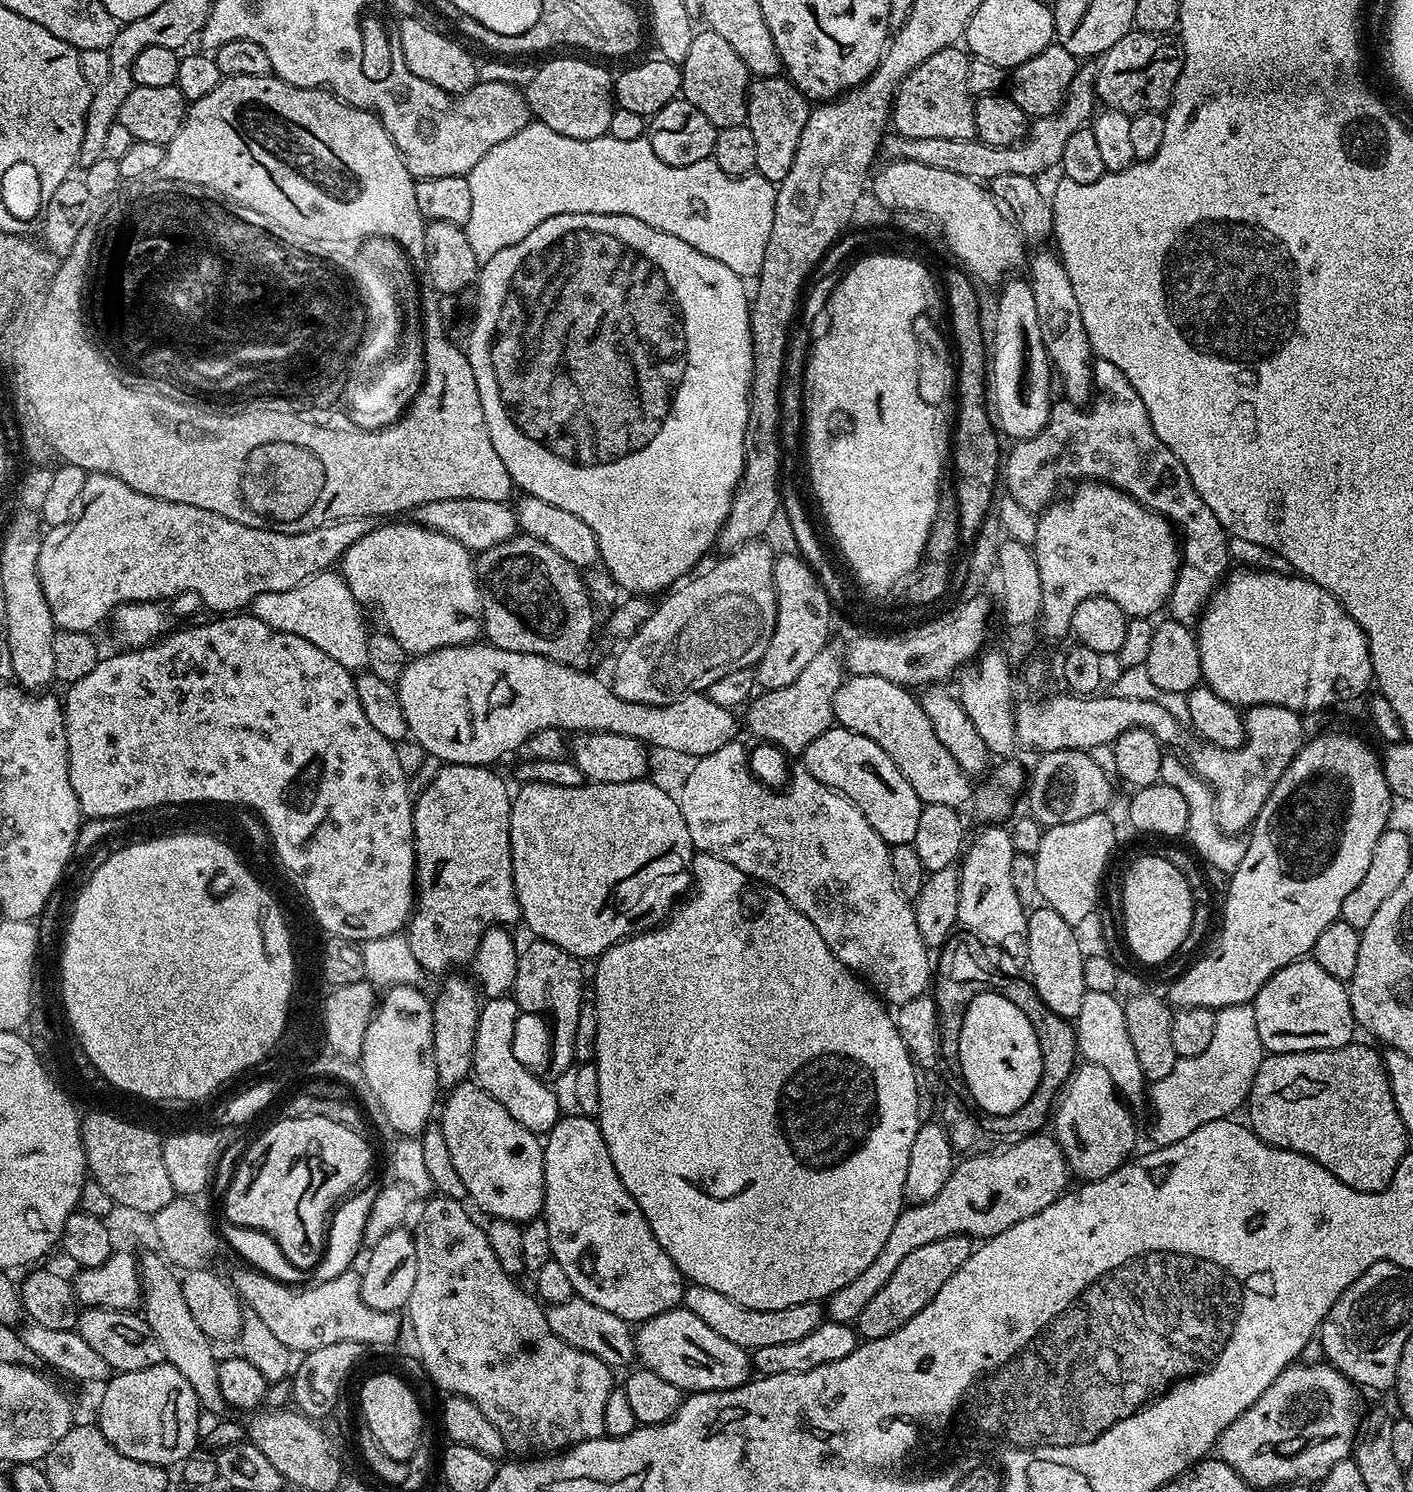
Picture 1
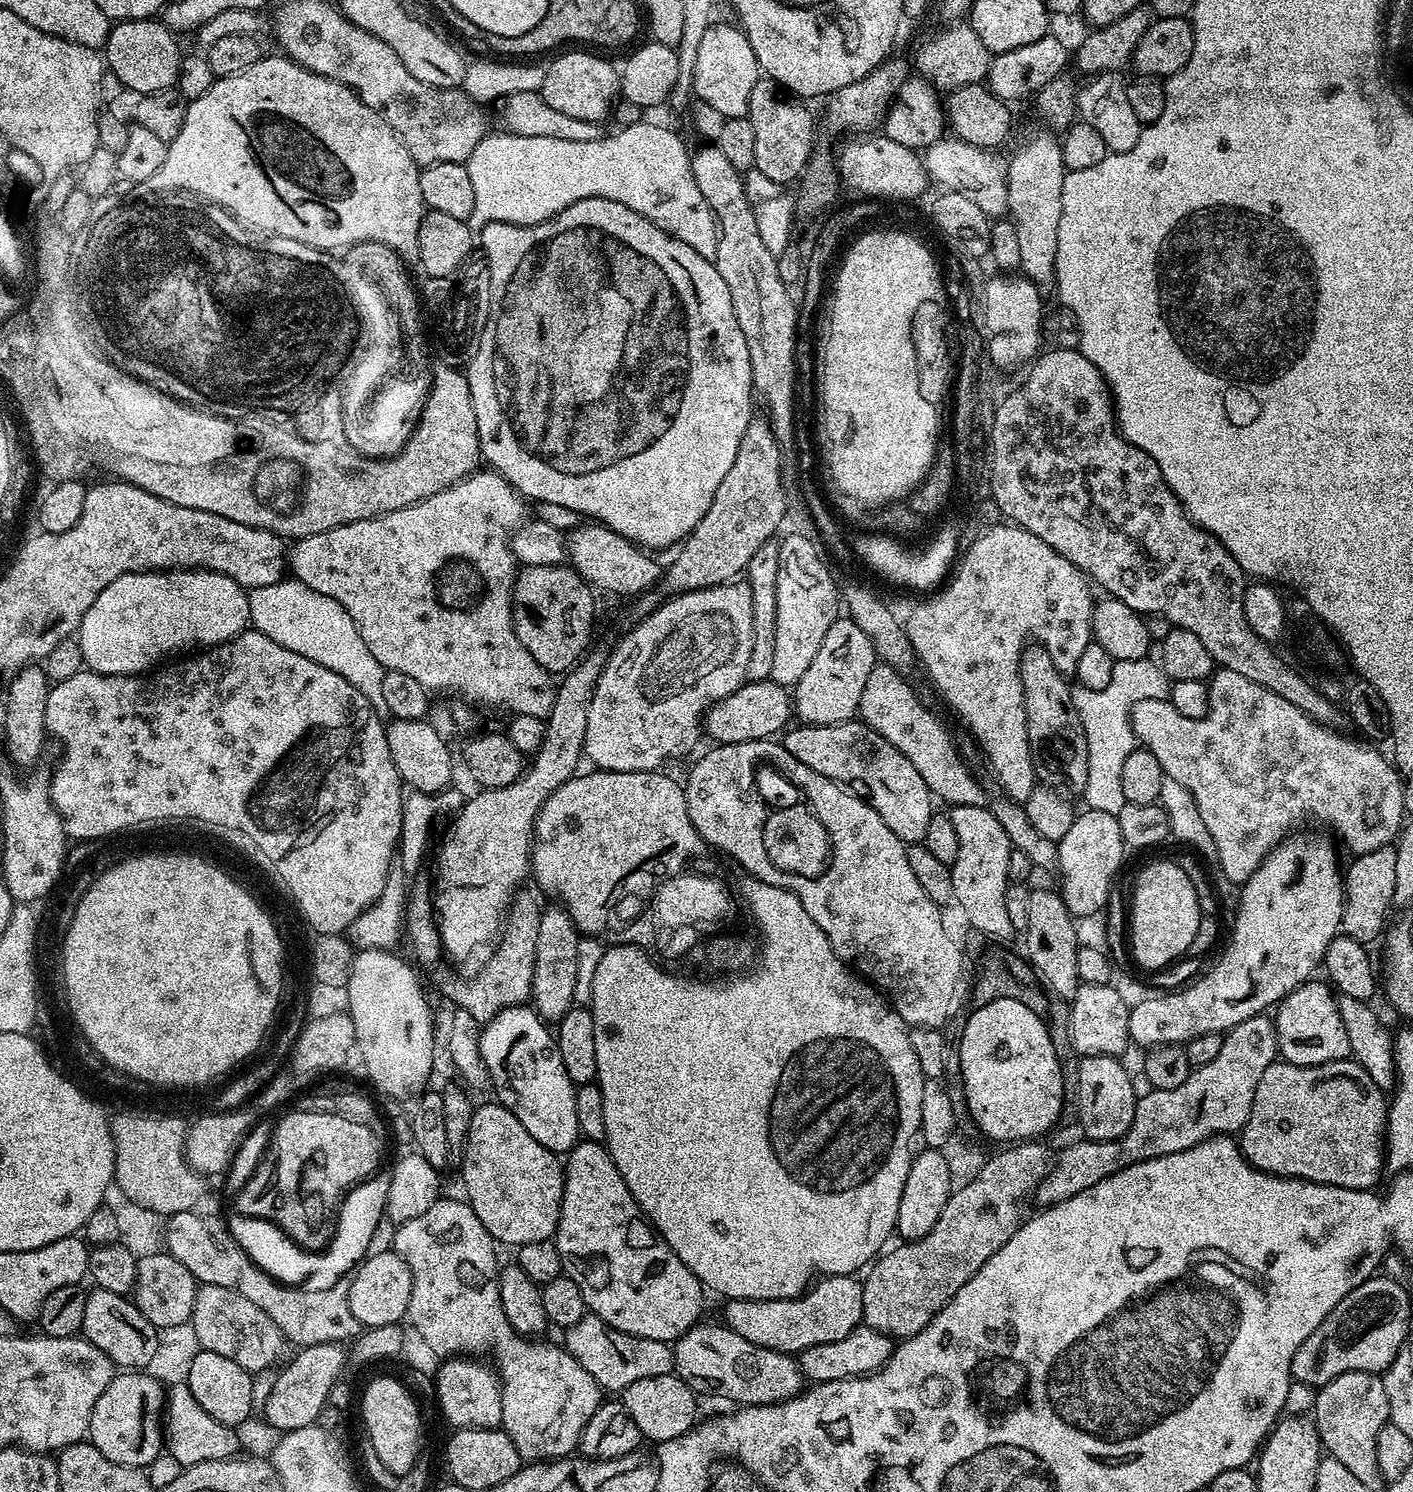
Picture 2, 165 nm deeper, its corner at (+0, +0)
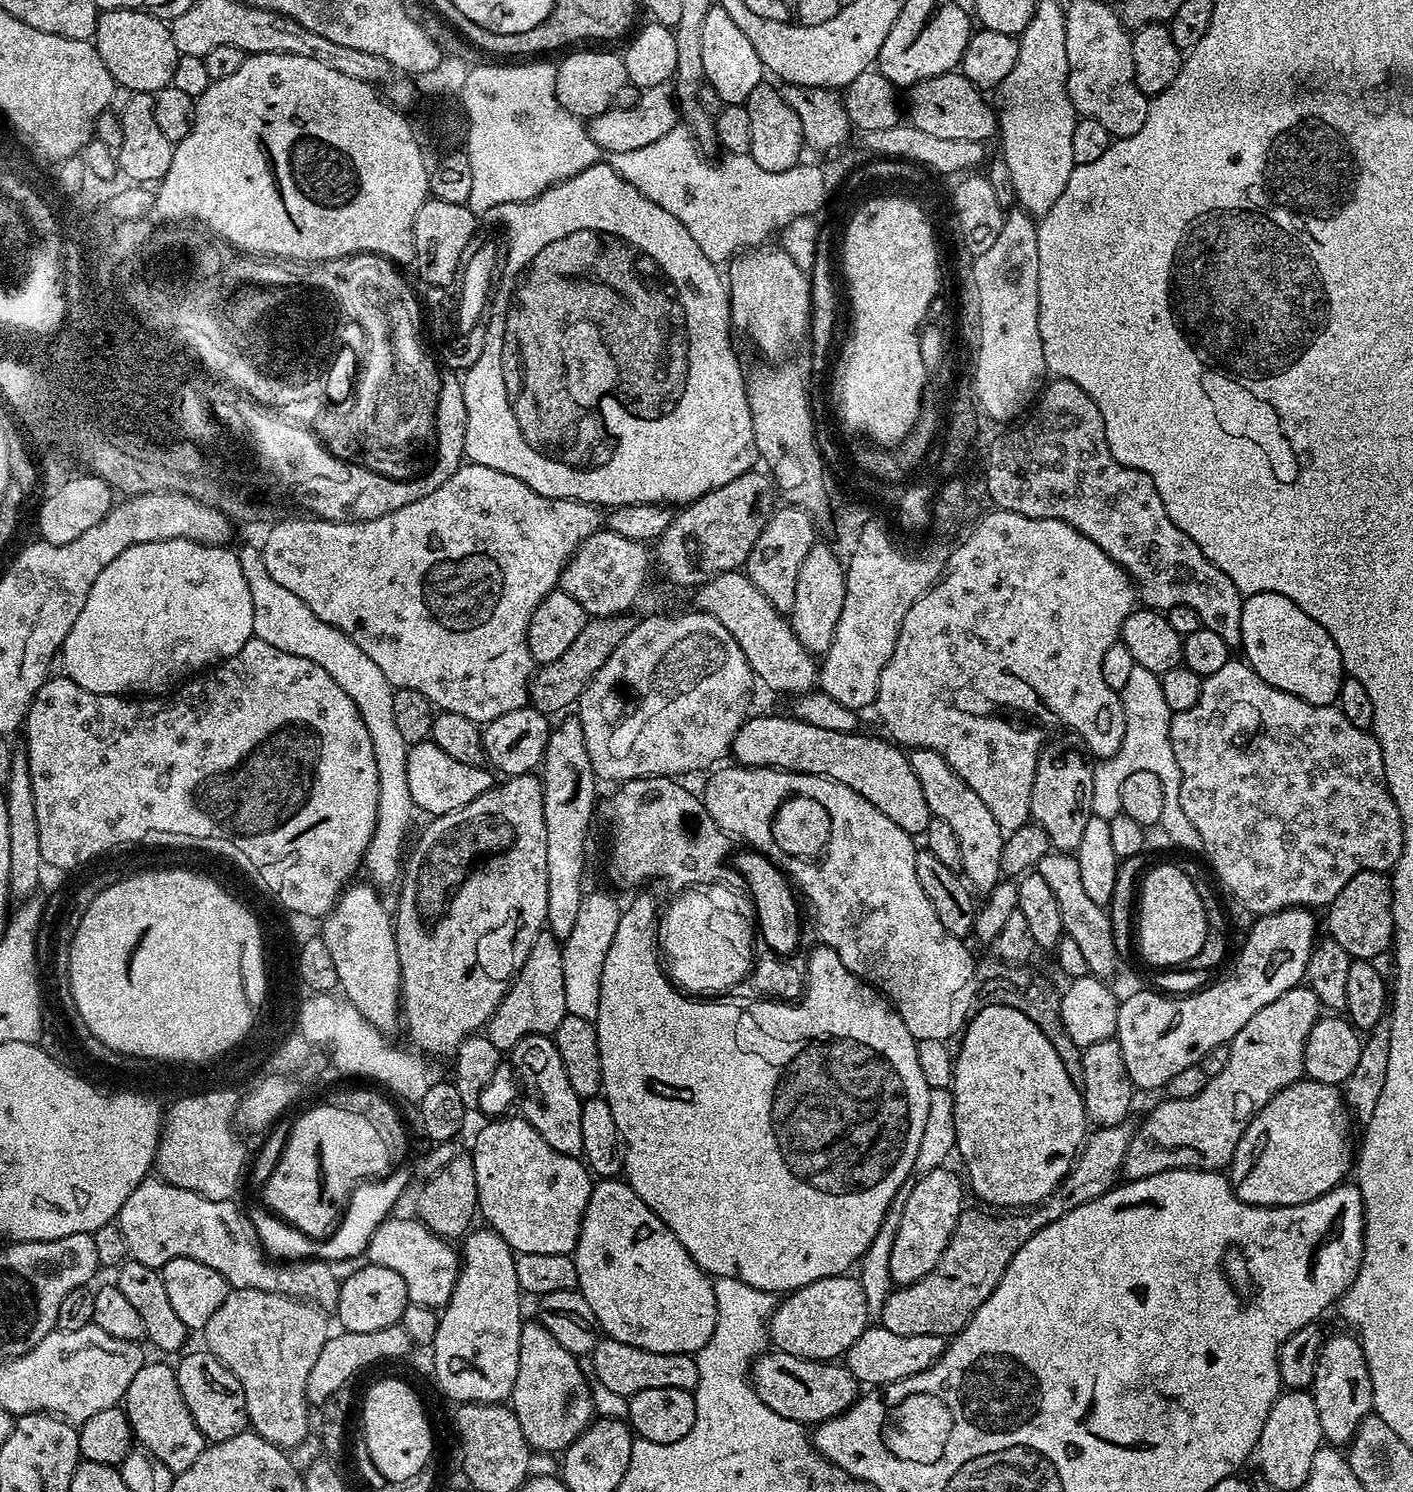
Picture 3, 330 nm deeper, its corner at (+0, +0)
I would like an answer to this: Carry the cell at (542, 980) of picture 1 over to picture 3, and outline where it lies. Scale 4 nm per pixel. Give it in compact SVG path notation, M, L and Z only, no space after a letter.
M579 719L564 720L548 733L548 745L542 765L544 785L544 817L546 818L546 928L557 940L570 938L578 906L586 891L584 885L584 851L588 848L588 827L592 824L592 810L597 809L598 781L592 770L586 738Z

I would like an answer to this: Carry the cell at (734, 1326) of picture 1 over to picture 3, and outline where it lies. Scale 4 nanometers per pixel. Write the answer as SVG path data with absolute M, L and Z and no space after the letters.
M852 1274L827 1276L821 1280L815 1280L806 1286L797 1288L794 1292L787 1293L777 1303L767 1321L768 1339L775 1351L794 1354L803 1360L835 1361L847 1354L850 1346L854 1346L854 1342L858 1342L858 1338L862 1338L864 1331L870 1327L868 1299L864 1293L864 1285L857 1277L855 1280Z

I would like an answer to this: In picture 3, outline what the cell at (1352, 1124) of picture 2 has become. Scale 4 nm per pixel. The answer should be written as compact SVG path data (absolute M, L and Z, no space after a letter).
M1307 1078L1295 1080L1290 1086L1286 1086L1278 1094L1274 1094L1274 1098L1270 1098L1270 1102L1266 1102L1266 1106L1262 1106L1262 1110L1253 1118L1250 1126L1246 1126L1246 1130L1234 1150L1230 1165L1230 1183L1234 1194L1242 1202L1253 1204L1254 1206L1266 1206L1267 1208L1298 1206L1299 1204L1310 1202L1322 1194L1326 1194L1331 1188L1336 1187L1337 1184L1347 1177L1344 1176L1347 1172L1349 1175L1350 1169L1354 1164L1354 1144L1348 1141L1348 1120L1350 1121L1350 1112L1345 1105L1344 1093L1337 1085L1323 1084L1317 1080L1309 1080Z

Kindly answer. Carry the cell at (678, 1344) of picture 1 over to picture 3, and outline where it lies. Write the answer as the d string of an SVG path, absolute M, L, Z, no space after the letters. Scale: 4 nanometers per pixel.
M775 1350L765 1351L763 1356L758 1356L752 1361L750 1379L758 1398L762 1398L762 1402L766 1402L766 1406L770 1406L770 1410L774 1410L774 1414L782 1414L782 1418L790 1418L805 1426L823 1424L824 1421L842 1414L862 1392L860 1381L854 1378L854 1374L850 1374L850 1370L843 1363L803 1360L794 1354Z

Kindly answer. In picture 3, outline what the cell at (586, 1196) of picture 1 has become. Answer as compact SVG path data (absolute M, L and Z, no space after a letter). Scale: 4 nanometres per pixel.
M600 1178L593 1183L574 1259L578 1270L576 1288L590 1302L590 1310L594 1310L594 1318L605 1337L658 1354L695 1354L710 1342L716 1325L713 1277L696 1265L694 1258L686 1254L686 1246L674 1238L670 1226L623 1179Z

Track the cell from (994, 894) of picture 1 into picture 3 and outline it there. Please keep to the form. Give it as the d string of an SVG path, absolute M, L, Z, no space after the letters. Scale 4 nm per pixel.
M913 748L907 753L907 758L914 774L918 774L922 794L926 794L926 806L930 806L933 816L942 818L942 822L950 825L958 838L965 881L977 893L988 893L1002 879L1000 863L1006 835L1004 829L998 826L998 822L994 822L994 814L990 814L986 802L982 802L982 798L978 798L978 794L966 786L964 779L948 765L942 754L929 748Z

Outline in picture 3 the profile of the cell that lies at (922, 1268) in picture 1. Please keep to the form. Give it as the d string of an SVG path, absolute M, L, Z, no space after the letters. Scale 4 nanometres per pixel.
M1128 1122L1106 1124L1089 1131L1075 1162L1072 1163L1071 1170L1066 1174L1066 1178L1041 1204L1035 1205L1031 1210L1016 1210L1011 1214L997 1214L995 1211L985 1210L980 1206L965 1207L942 1258L938 1258L938 1266L934 1266L934 1270L930 1270L930 1274L926 1274L926 1278L918 1278L918 1282L893 1287L892 1293L885 1298L882 1314L878 1317L882 1327L891 1330L894 1334L906 1334L907 1336L930 1334L945 1338L951 1338L962 1331L970 1322L972 1315L978 1310L978 1306L982 1306L982 1302L986 1302L986 1298L990 1298L990 1294L998 1286L1006 1266L1010 1266L1014 1254L1018 1254L1018 1250L1033 1234L1042 1230L1050 1222L1058 1222L1058 1218L1062 1218L1062 1214L1070 1214L1070 1210L1074 1210L1116 1187L1122 1176L1126 1150L1132 1141L1134 1128L1133 1125L1130 1125L1131 1123Z

